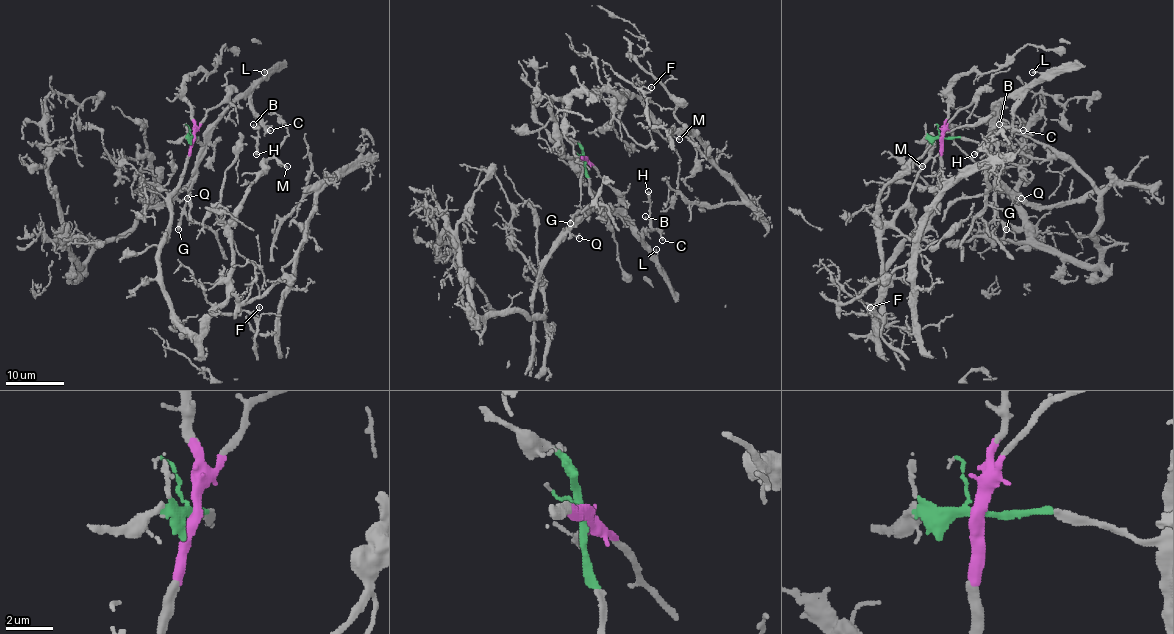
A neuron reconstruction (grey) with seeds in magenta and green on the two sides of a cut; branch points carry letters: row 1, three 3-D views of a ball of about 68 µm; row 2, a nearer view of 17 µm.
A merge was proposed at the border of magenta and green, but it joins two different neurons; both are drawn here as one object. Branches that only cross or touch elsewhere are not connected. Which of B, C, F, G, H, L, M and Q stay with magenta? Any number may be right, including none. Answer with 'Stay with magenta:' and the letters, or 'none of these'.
Stay with magenta: F, M

